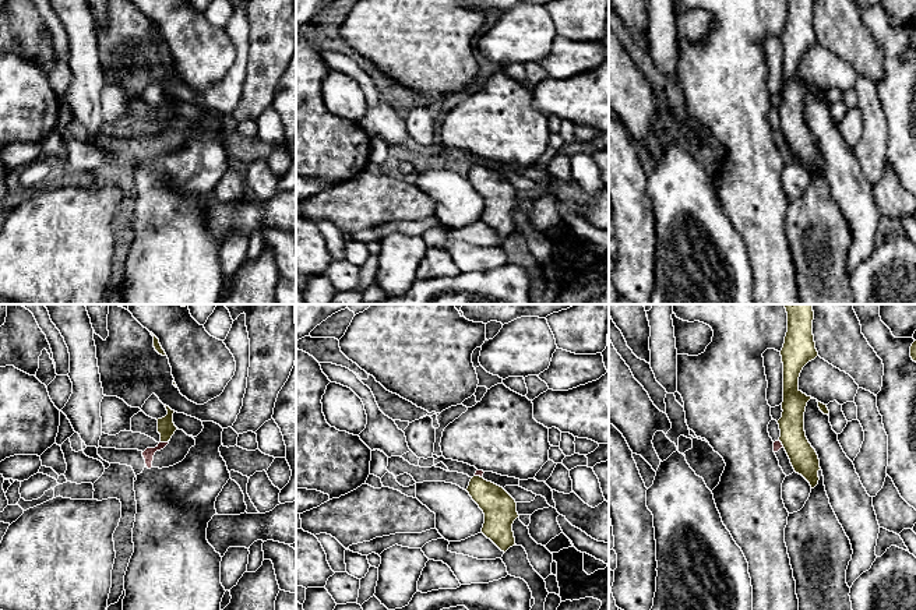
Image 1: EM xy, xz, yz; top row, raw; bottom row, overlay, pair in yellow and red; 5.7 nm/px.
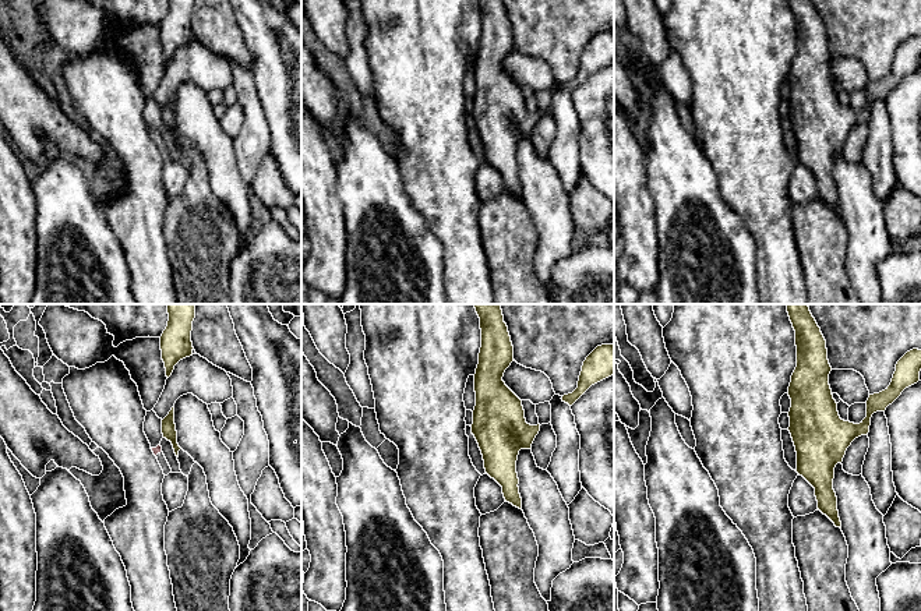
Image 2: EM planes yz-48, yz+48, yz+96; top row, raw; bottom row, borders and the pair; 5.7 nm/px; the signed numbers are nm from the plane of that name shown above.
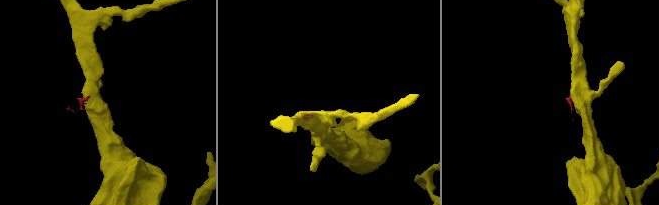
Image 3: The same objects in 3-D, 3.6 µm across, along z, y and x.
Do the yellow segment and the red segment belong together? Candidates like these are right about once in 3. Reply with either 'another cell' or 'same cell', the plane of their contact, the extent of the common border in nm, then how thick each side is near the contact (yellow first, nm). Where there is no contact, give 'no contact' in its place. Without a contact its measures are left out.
another cell | xy | 50 nm | 100/70 nm

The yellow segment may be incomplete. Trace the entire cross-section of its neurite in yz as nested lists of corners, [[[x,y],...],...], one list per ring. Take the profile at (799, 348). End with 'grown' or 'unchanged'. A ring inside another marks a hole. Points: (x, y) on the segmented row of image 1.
[[[783,304],[788,332],[781,350],[783,363],[782,417],[778,420],[782,442],[796,473],[814,489],[818,484],[820,459],[804,431],[807,402],[814,399],[799,389],[803,367],[818,356],[813,335],[813,304]]]; unchanged

